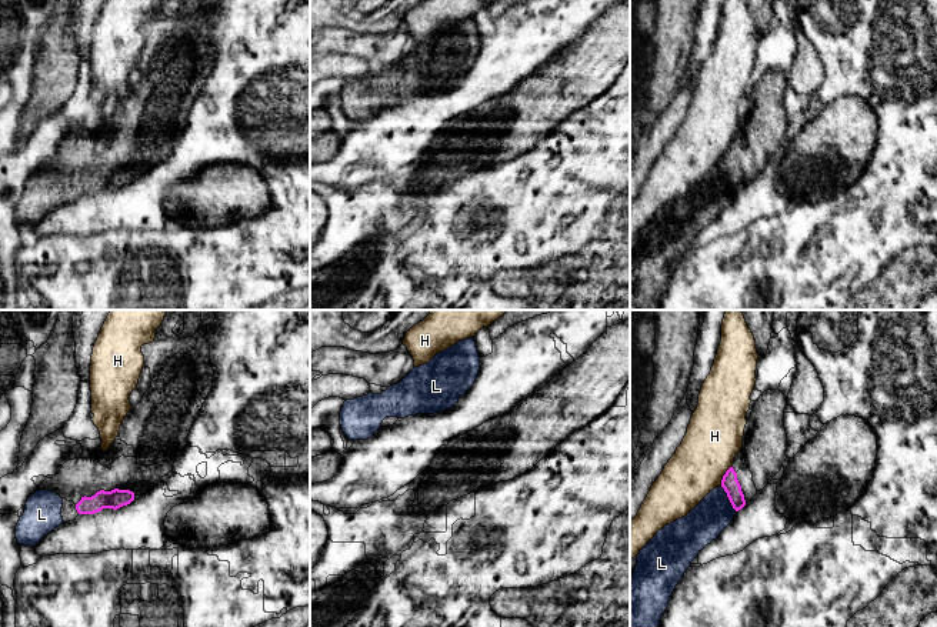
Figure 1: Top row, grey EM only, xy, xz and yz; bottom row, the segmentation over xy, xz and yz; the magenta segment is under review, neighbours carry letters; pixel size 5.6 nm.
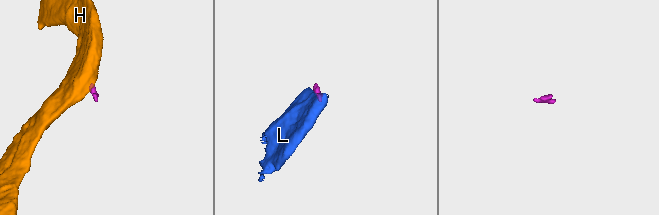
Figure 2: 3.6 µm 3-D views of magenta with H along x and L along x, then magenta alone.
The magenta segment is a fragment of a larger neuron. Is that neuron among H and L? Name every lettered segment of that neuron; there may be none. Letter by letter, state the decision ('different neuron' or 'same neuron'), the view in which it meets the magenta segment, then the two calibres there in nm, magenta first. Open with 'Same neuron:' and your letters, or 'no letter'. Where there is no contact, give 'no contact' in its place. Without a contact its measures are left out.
Same neuron: L
H: different neuron; meets magenta in yz; 90 nm thick on the magenta side, 320 nm on the other
L: same neuron; meets magenta in yz; 90 nm thick on the magenta side, 200 nm on the other

